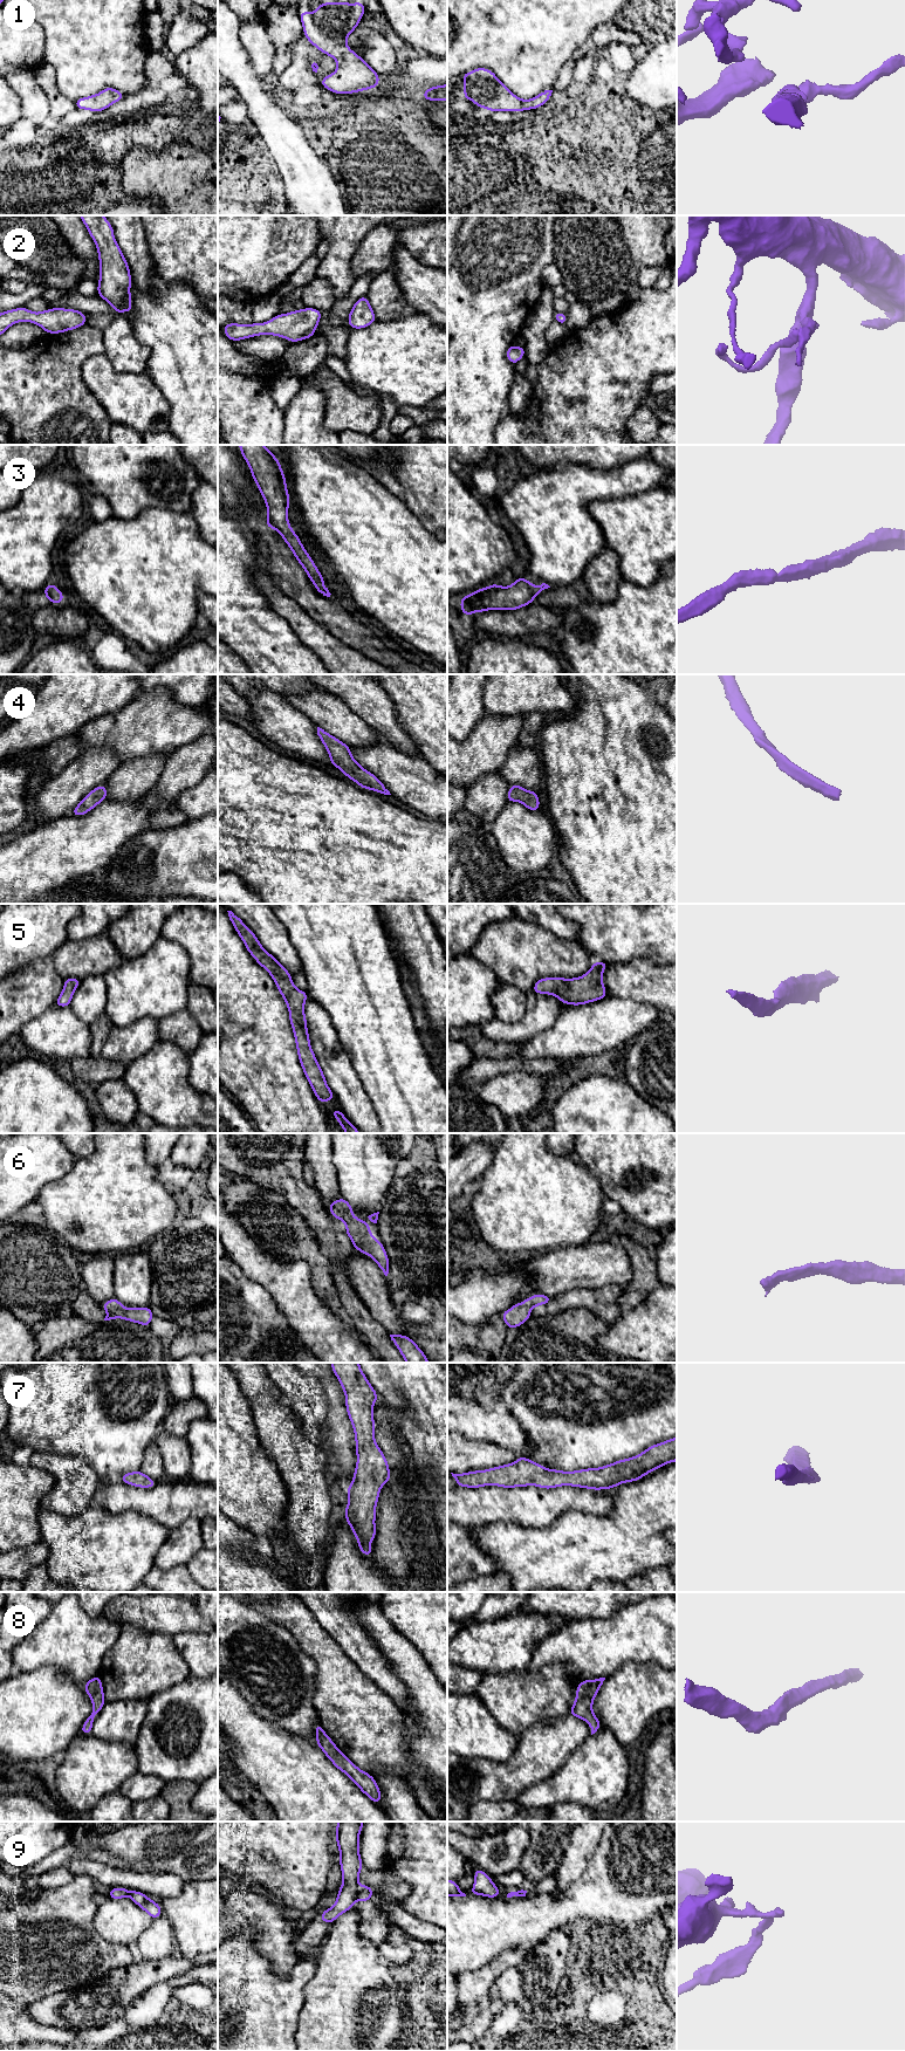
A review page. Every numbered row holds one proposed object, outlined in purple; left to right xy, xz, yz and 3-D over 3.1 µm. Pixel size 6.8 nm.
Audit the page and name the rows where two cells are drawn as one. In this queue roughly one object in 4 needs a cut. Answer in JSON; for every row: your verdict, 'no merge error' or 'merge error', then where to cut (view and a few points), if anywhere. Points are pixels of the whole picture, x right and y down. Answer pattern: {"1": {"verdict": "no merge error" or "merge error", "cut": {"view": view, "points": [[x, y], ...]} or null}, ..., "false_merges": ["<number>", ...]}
{"1": {"verdict": "no merge error", "cut": null}, "2": {"verdict": "no merge error", "cut": null}, "3": {"verdict": "no merge error", "cut": null}, "4": {"verdict": "no merge error", "cut": null}, "5": {"verdict": "no merge error", "cut": null}, "6": {"verdict": "no merge error", "cut": null}, "7": {"verdict": "no merge error", "cut": null}, "8": {"verdict": "no merge error", "cut": null}, "9": {"verdict": "merge error", "cut": {"view": "xz", "points": [[361, 1886], [356, 1899]]}}, "false_merges": ["9"]}

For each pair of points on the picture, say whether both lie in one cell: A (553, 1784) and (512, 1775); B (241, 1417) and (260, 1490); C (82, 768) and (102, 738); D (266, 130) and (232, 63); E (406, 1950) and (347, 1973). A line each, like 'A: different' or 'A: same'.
A: different
B: same
C: different
D: same
E: different

